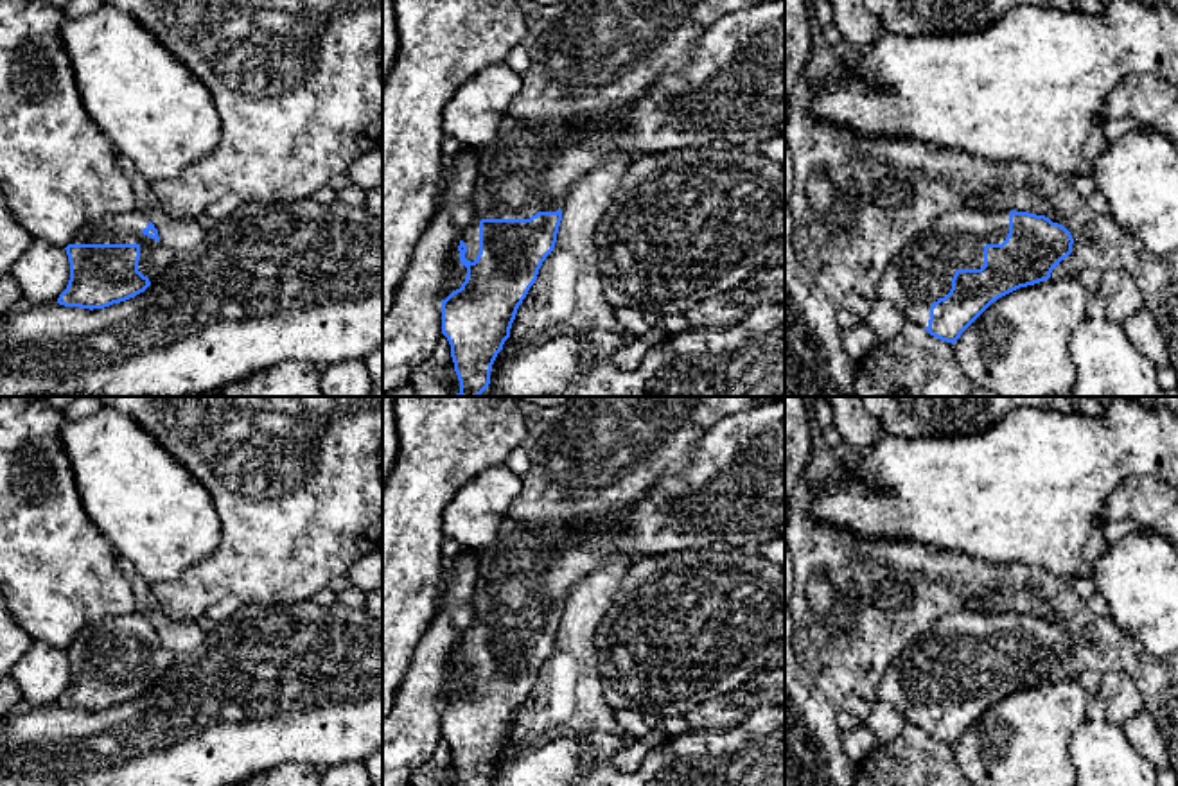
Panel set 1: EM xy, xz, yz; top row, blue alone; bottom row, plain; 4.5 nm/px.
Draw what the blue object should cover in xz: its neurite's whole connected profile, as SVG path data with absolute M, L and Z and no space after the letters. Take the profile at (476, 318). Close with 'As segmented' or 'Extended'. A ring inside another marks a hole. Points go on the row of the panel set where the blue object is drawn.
M785 0L756 2L752 7L725 14L700 36L682 72L659 75L611 126L594 126L587 120L521 122L506 113L494 140L478 147L476 215L458 246L460 262L467 267L465 282L442 300L442 334L451 345L460 380L460 391L453 397L479 397L488 388L492 364L510 337L517 309L555 248L562 208L575 181L596 170L612 153L643 154L699 144L758 147L781 135L785 135Z. Extended

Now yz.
M963 206L937 217L891 260L876 296L896 307L907 321L954 345L993 301L1049 280L1052 269L1072 253L1072 244L1070 231L1045 215Z. Extended

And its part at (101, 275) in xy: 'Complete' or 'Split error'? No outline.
Split error

